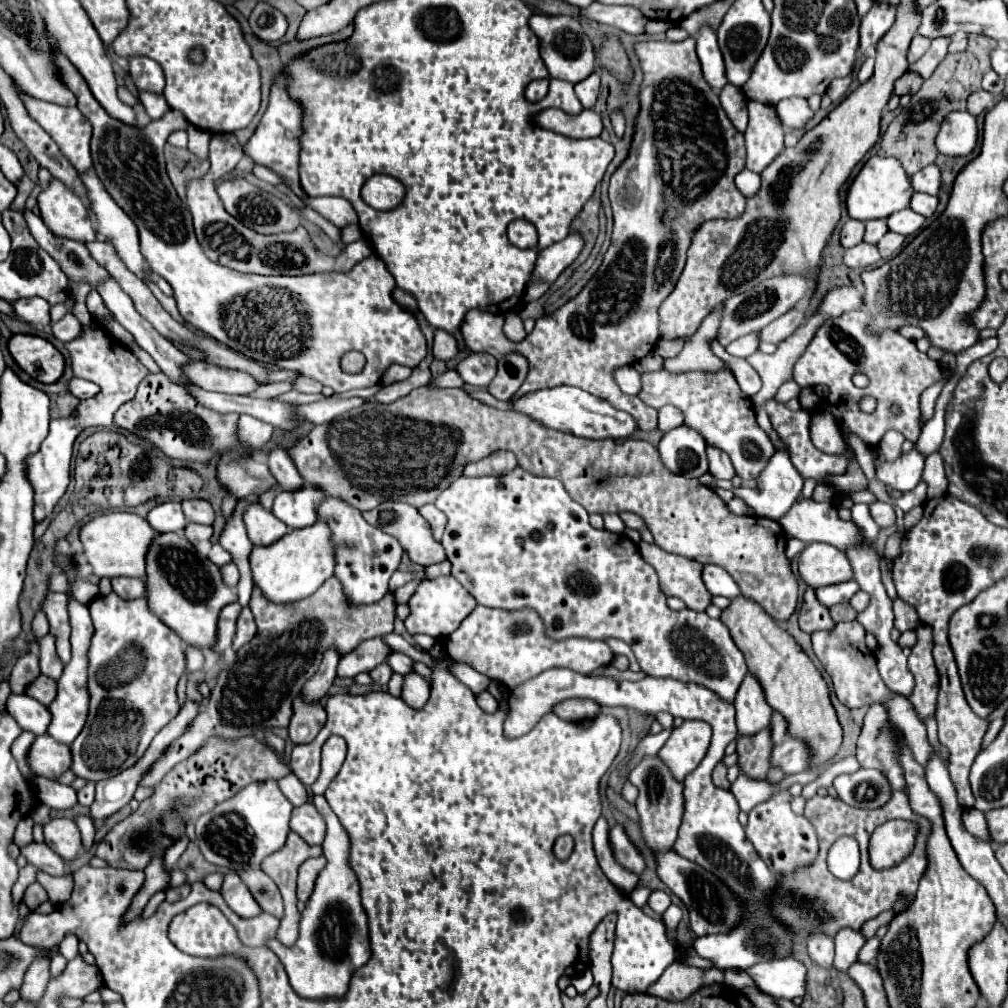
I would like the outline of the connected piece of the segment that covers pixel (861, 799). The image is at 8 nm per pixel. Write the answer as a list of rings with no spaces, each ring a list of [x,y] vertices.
[[[860,768],[854,774],[840,774],[834,780],[834,790],[840,800],[852,808],[880,808],[892,794],[884,774],[866,768]]]

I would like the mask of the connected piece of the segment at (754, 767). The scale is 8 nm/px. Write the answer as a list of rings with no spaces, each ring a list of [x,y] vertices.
[[[768,728],[766,732],[758,732],[758,736],[750,736],[750,738],[738,738],[736,752],[740,756],[740,768],[742,772],[752,778],[752,780],[764,780],[768,768],[770,768],[770,752],[772,752],[772,744],[770,744],[770,734]]]

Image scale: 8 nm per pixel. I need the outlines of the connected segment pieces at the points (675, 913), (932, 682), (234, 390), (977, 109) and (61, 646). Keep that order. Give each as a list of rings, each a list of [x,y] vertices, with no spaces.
[[[672,904],[672,906],[664,912],[664,924],[666,924],[668,940],[670,940],[674,946],[678,946],[678,940],[676,940],[676,928],[678,928],[680,920],[682,920],[682,910],[680,910],[676,904]]]
[[[928,626],[916,628],[918,642],[908,656],[908,668],[916,678],[916,686],[908,700],[914,704],[920,720],[932,716],[936,712],[936,696],[938,696],[938,672],[932,658],[932,632]]]
[[[194,362],[190,368],[186,368],[186,376],[194,380],[200,388],[214,390],[214,392],[224,392],[224,394],[250,394],[254,392],[260,384],[246,372],[240,370],[230,370],[230,368],[220,368],[214,364],[206,362]]]
[[[978,90],[978,92],[974,92],[974,94],[968,96],[968,112],[972,116],[978,116],[978,114],[982,114],[992,104],[992,100],[994,100],[994,96],[990,92]]]
[[[48,592],[42,602],[42,612],[48,618],[50,634],[56,638],[56,652],[66,666],[71,656],[71,627],[67,610],[67,596],[65,593]]]

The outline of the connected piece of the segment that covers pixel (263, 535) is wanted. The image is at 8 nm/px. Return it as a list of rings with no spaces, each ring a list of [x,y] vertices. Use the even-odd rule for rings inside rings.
[[[258,502],[246,510],[244,524],[254,546],[270,546],[288,534],[288,526],[282,524],[270,510],[264,510]]]

